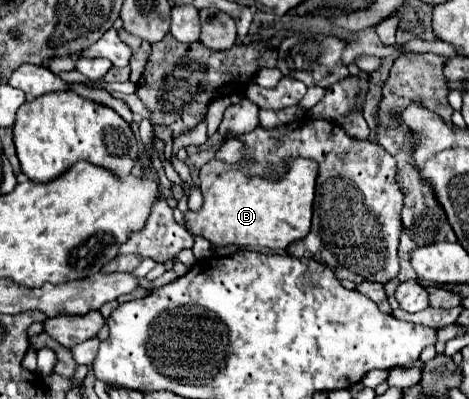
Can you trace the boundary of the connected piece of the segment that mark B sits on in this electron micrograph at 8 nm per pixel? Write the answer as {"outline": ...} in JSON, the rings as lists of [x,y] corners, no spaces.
{"outline":[[[290,159],[288,171],[282,179],[246,177],[238,163],[226,165],[222,161],[208,161],[200,169],[200,191],[204,203],[200,211],[188,211],[184,215],[184,227],[192,235],[206,237],[214,247],[264,247],[286,249],[292,241],[306,237],[310,231],[314,179],[318,175],[318,163],[310,159]]]}

